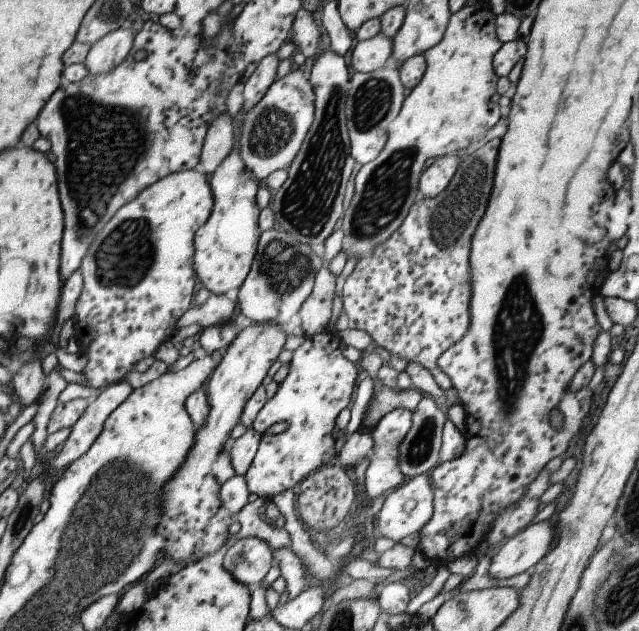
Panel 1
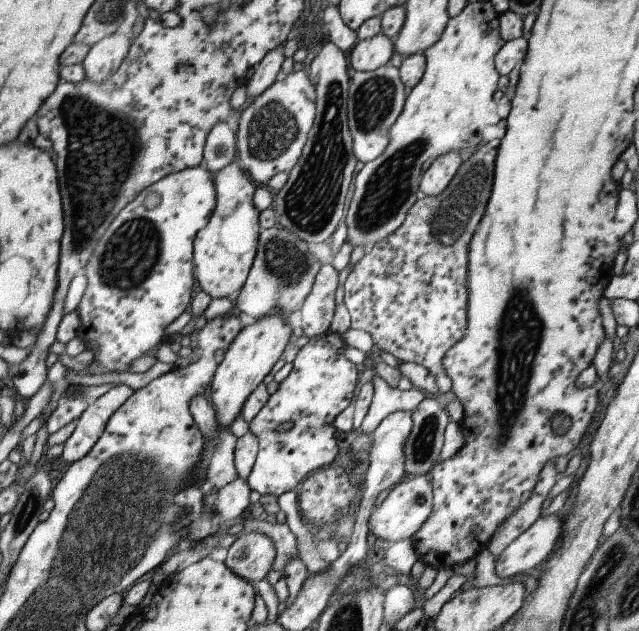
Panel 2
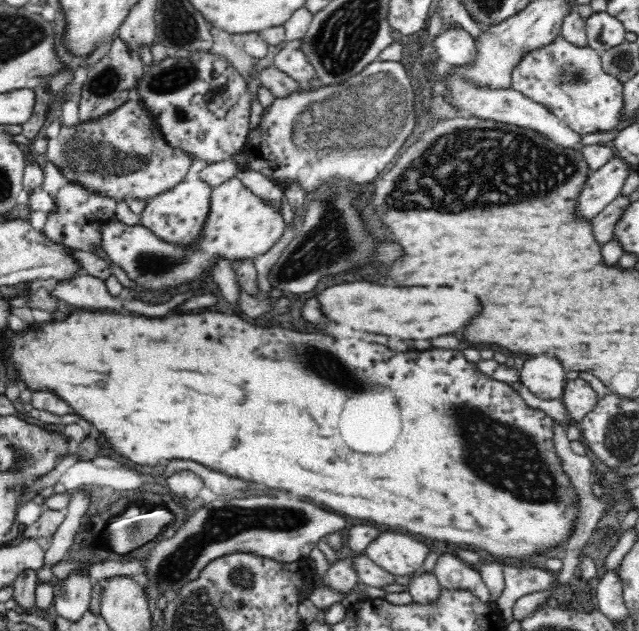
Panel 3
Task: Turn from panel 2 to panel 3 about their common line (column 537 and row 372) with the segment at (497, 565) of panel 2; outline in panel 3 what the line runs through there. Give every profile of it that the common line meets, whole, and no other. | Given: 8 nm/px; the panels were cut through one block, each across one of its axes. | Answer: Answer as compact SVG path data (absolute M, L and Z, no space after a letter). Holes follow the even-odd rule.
M542 354L524 362L517 381L540 400L560 400L564 383L567 382L564 373L555 358Z

